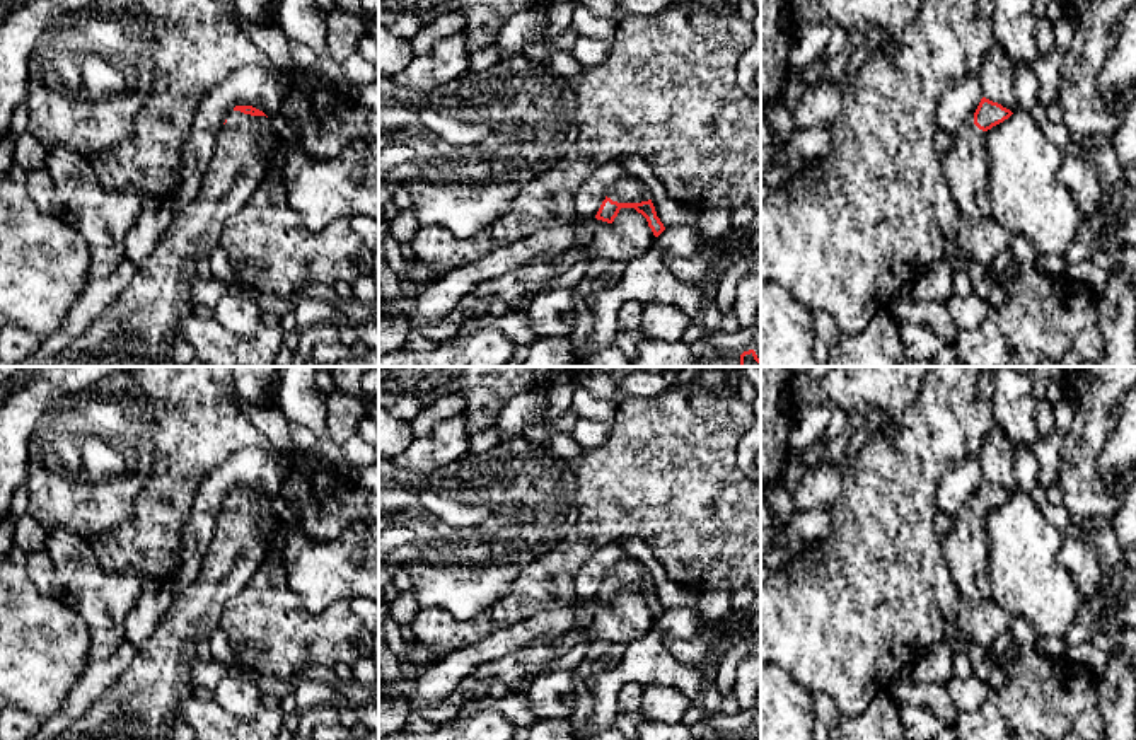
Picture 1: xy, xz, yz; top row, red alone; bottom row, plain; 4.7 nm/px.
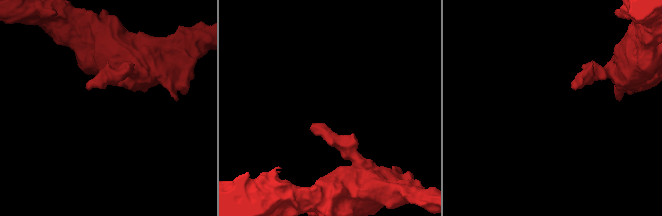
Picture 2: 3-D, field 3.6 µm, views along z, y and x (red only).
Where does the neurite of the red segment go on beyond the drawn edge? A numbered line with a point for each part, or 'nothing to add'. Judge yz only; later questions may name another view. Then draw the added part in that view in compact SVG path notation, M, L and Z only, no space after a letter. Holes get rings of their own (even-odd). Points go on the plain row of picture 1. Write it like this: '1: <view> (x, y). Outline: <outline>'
1: yz (964, 548). Outline: M974 498L953 512L952 529L940 546L962 598L967 602L991 598L984 513L974 506Z

